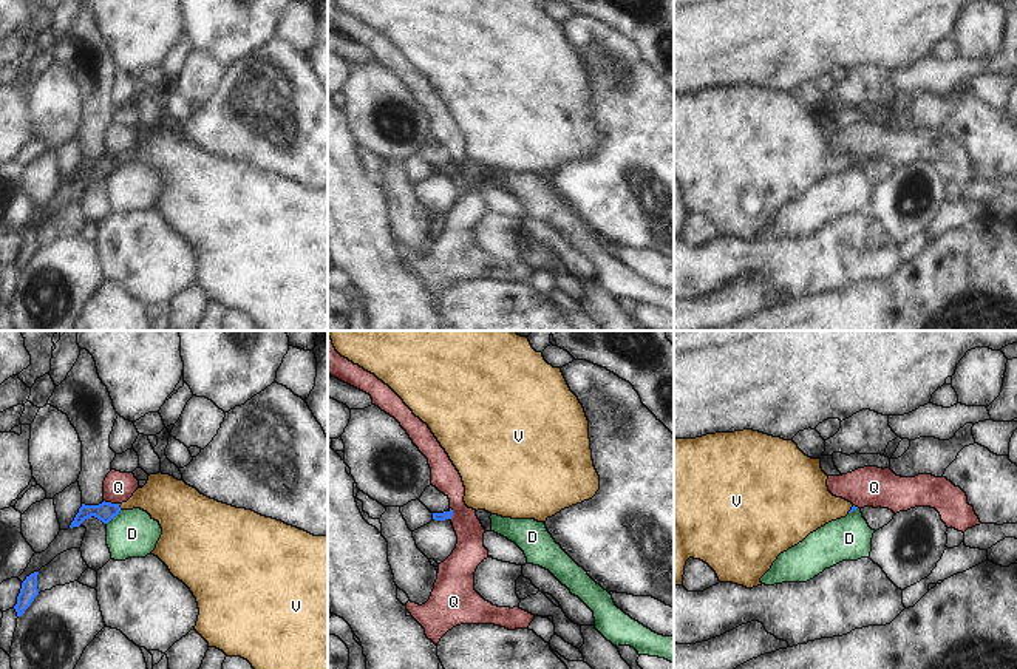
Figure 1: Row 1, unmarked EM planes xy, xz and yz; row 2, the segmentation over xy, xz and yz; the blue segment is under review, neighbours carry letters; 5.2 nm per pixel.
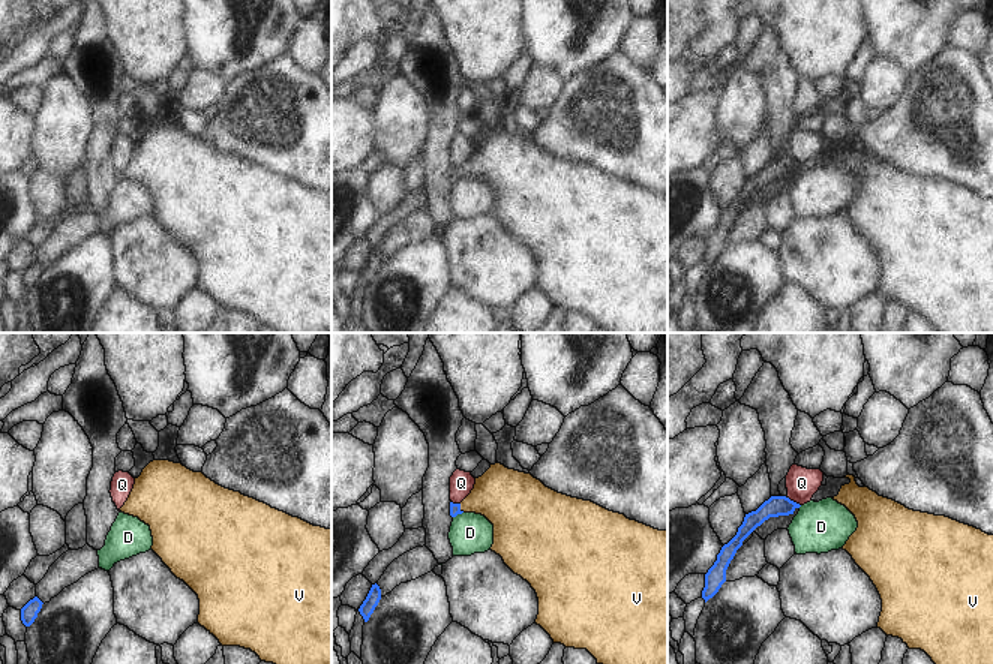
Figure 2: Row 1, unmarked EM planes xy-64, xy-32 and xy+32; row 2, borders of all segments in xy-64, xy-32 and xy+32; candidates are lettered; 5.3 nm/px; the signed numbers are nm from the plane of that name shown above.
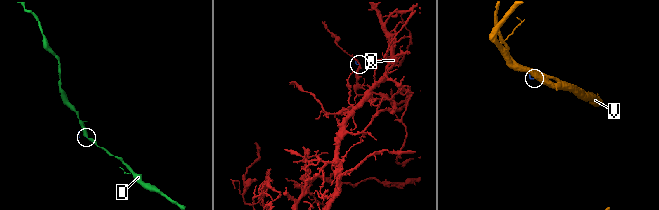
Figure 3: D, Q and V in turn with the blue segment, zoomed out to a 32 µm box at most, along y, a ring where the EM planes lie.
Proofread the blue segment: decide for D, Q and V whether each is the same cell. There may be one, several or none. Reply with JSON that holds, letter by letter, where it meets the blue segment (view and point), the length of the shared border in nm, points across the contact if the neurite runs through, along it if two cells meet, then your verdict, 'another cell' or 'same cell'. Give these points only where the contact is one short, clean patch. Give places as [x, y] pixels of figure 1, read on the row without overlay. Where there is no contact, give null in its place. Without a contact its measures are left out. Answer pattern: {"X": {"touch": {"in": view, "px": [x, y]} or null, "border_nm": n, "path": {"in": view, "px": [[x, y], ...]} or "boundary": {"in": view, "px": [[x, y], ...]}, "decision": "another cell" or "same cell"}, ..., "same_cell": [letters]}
{"D": {"touch": {"in": "xy", "px": [113, 170]}, "border_nm": 110, "boundary": {"in": "xy", "px": [[121, 164], [107, 178]]}, "decision": "another cell"}, "Q": {"touch": {"in": "xy", "px": [110, 156]}, "border_nm": 80, "boundary": {"in": "xy", "px": [[104, 153], [118, 158]]}, "decision": "another cell"}, "V": {"touch": {"in": "xy", "px": [119, 161]}, "border_nm": 40, "path": {"in": "xy", "px": [[105, 166], [119, 161], [139, 153], [166, 153]]}, "decision": "same cell"}, "same_cell": ["V"]}

